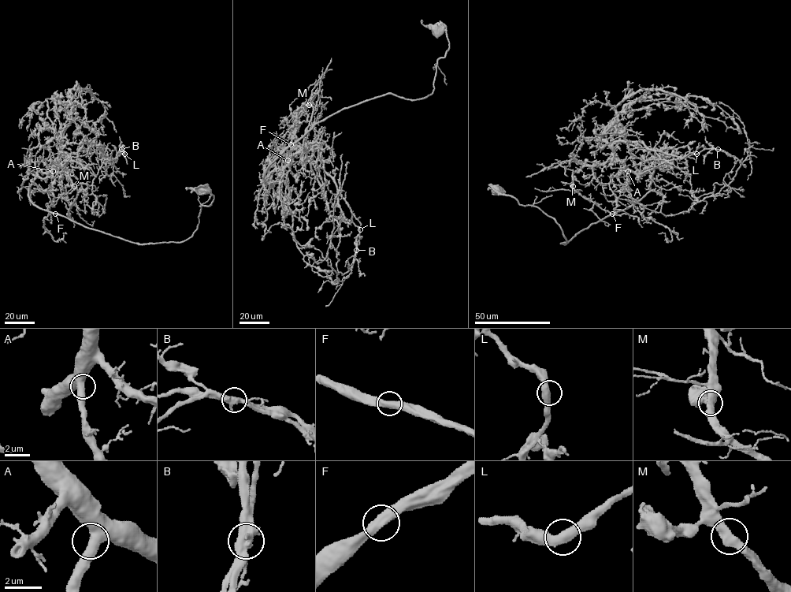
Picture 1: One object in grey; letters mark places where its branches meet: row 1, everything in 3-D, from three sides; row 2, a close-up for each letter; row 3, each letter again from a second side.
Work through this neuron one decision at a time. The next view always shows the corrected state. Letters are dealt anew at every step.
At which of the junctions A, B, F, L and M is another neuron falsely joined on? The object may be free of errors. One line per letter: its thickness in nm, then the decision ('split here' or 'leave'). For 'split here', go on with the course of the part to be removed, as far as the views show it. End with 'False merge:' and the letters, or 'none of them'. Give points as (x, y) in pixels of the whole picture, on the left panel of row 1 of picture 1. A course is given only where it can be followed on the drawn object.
A: 550 nm | leave
B: 550 nm | split here | (121, 149), (113, 160), (102, 163), (93, 180), (92, 192), (98, 202), (98, 215), (105, 211), (107, 195)
F: 550 nm | leave
L: 500 nm | leave
M: 500 nm | leave
False merge: B

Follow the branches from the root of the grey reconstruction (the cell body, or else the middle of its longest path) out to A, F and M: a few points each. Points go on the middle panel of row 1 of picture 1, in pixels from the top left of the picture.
A: (437, 31), (448, 49), (432, 94), (385, 94), (329, 115), (264, 181), (287, 160)
F: (437, 31), (445, 27), (448, 49), (437, 61), (432, 94), (366, 99), (317, 122), (291, 144)
M: (437, 31), (448, 49), (432, 94), (385, 94), (329, 115), (264, 182), (283, 170), (309, 105)

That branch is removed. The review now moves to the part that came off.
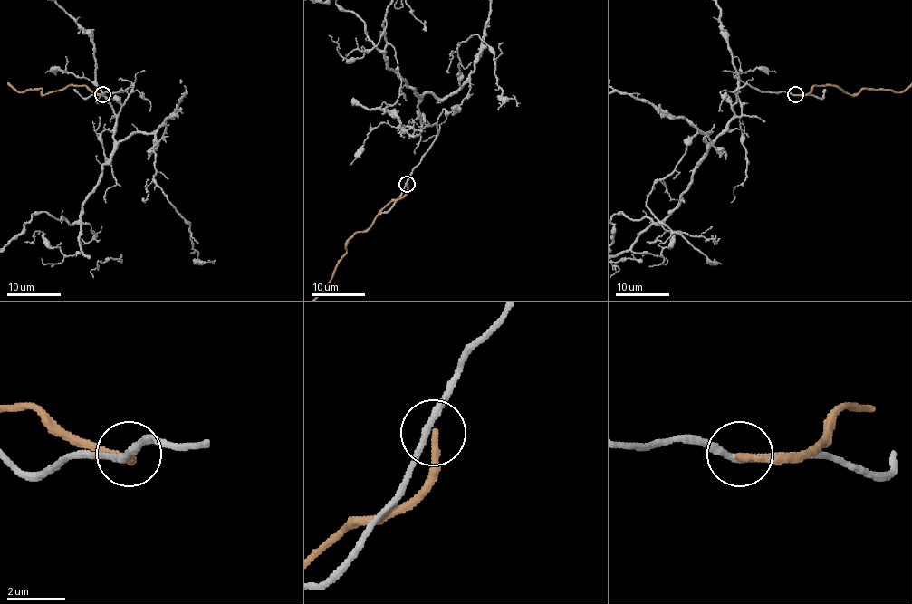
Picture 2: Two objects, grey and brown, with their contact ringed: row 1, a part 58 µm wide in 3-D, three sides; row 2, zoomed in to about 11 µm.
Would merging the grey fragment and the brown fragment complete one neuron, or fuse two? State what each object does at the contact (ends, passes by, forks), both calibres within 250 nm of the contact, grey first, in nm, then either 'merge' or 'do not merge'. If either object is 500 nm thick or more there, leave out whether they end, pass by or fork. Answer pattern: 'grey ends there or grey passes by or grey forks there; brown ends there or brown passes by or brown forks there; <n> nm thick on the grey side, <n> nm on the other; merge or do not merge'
grey passes by; brown ends there; 240 nm thick on the grey side, 240 nm on the other; do not merge

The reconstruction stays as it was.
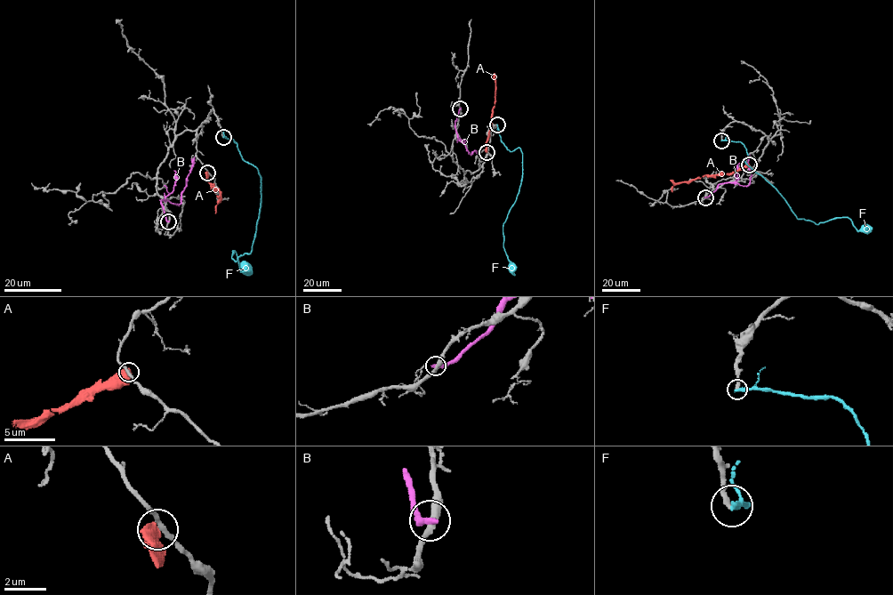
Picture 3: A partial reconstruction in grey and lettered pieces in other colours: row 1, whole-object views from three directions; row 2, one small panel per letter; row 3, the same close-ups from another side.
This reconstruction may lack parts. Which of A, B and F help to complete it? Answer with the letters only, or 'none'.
none

